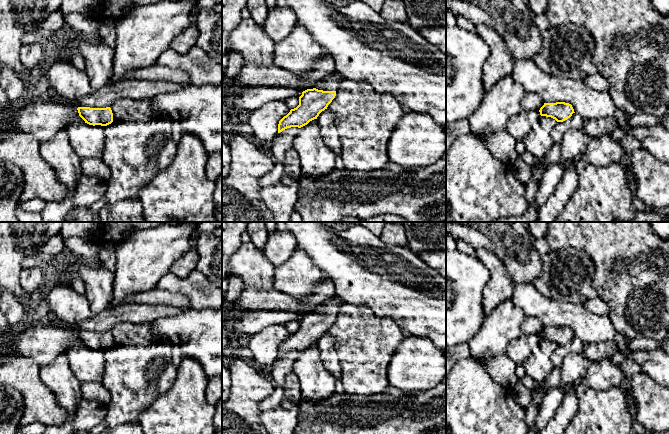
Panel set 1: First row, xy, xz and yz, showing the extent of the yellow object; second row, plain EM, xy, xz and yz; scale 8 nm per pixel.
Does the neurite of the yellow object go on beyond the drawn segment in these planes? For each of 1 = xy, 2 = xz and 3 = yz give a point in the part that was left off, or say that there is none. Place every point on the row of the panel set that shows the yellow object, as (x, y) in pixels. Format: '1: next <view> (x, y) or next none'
1: next none
2: next xz (331, 82)
3: next none

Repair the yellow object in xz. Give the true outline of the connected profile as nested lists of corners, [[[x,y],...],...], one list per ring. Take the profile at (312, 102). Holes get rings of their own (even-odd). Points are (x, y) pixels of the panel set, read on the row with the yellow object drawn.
[[[335,71],[317,82],[315,88],[303,91],[299,105],[279,121],[278,133],[291,127],[301,128],[317,119],[335,98],[342,80],[342,76]]]

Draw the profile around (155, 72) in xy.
[[[154,63],[146,68],[136,70],[128,74],[127,78],[135,78],[147,81],[172,82],[180,85],[190,83],[190,75],[187,72],[180,69],[162,66],[158,63]]]

